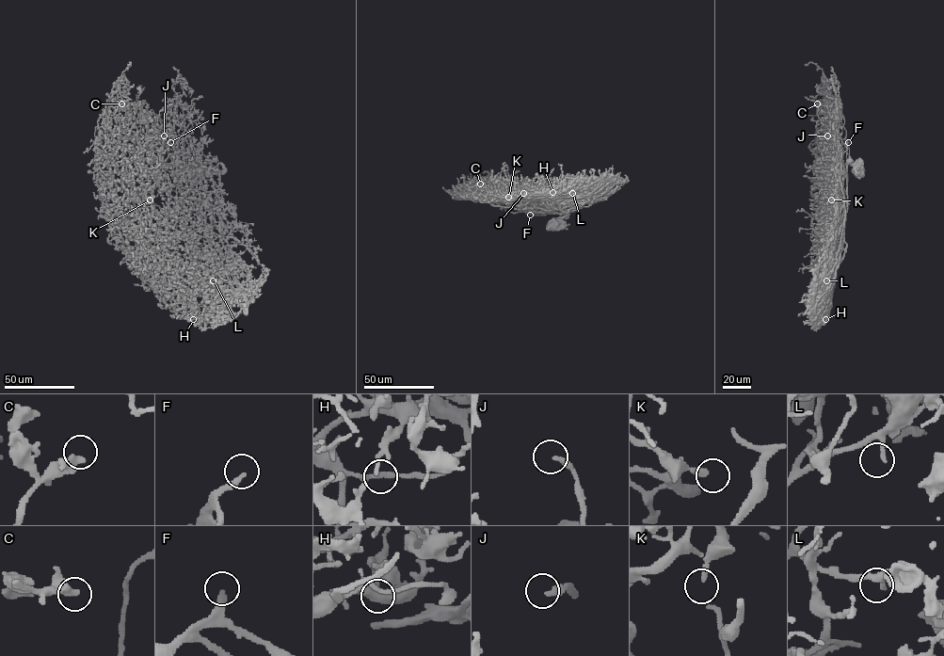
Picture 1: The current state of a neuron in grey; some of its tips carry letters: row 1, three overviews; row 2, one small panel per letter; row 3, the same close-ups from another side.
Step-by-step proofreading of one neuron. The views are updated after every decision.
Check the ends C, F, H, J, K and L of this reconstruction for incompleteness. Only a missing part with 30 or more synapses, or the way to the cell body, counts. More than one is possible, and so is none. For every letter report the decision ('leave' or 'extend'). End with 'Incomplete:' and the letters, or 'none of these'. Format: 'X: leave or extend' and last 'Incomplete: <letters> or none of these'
C: leave
F: extend
H: leave
J: extend
K: leave
L: leave
Incomplete: F, J

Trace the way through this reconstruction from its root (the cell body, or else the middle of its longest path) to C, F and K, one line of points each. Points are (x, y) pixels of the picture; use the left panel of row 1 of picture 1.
C: (199, 168), (205, 161), (193, 176), (163, 145), (152, 141), (145, 128), (129, 130), (114, 116), (121, 104)
F: (199, 168), (205, 161), (204, 166), (193, 176), (178, 165), (168, 152), (170, 142)
K: (199, 168), (205, 161), (199, 180), (184, 192), (167, 193), (155, 183), (150, 200)

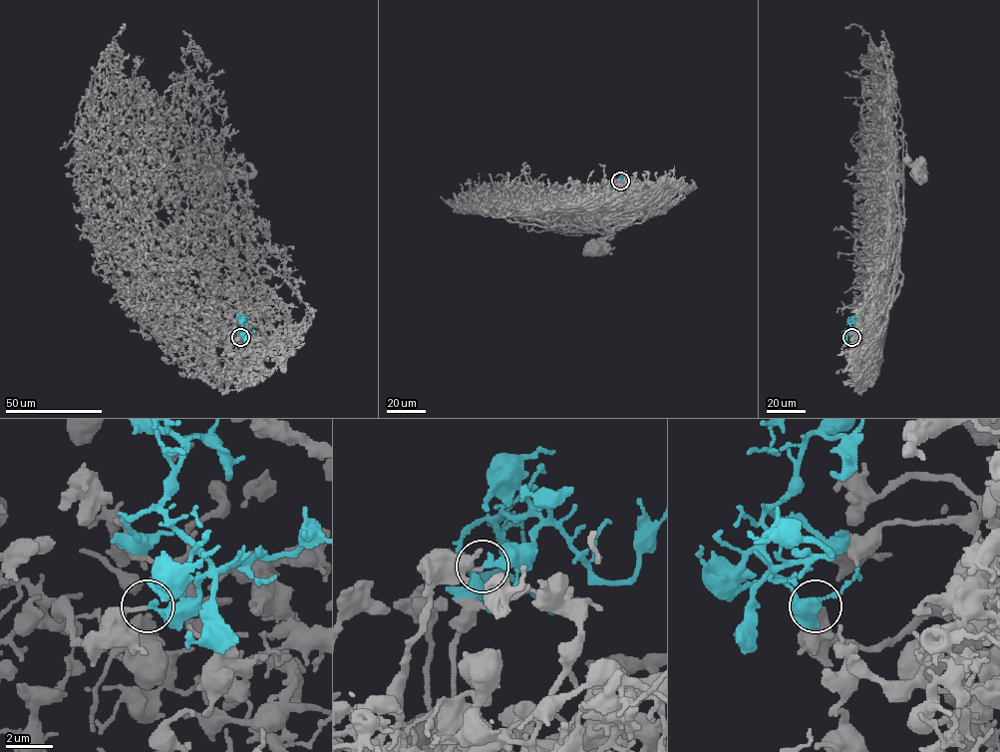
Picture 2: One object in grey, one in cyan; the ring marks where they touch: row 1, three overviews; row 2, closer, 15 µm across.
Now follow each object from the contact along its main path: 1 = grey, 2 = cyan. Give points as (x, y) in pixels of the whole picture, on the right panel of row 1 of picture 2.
1: (852, 336), (854, 340), (877, 332), (885, 322), (898, 261), (904, 207), (904, 161), (920, 169)
2: (851, 337), (847, 329), (858, 315), (849, 316)

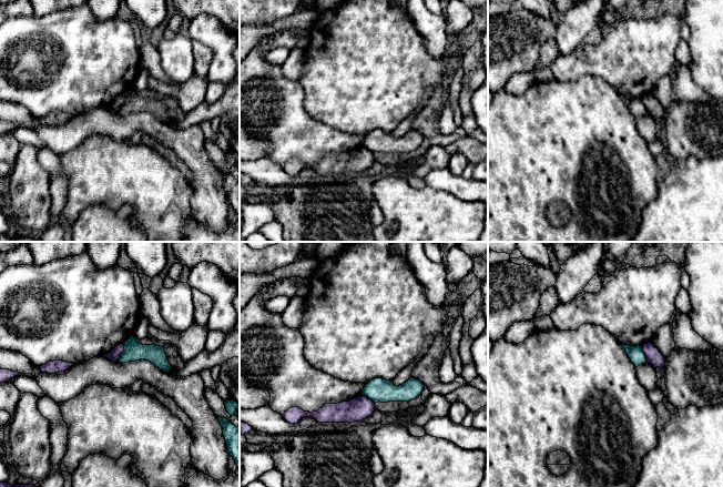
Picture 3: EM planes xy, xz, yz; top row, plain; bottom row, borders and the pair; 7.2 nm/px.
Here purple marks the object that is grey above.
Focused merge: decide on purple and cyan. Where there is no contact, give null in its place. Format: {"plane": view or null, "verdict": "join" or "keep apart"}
{"plane": "xy", "verdict": "keep apart"}

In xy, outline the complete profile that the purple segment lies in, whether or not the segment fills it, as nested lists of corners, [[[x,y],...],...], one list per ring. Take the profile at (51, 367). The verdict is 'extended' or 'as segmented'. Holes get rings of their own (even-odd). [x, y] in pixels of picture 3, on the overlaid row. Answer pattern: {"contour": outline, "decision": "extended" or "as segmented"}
{"contour": [[[53,361],[49,362],[42,366],[40,366],[40,371],[48,373],[48,374],[54,374],[58,372],[67,371],[69,367],[71,367],[74,363],[67,363],[62,361]]], "decision": "as segmented"}

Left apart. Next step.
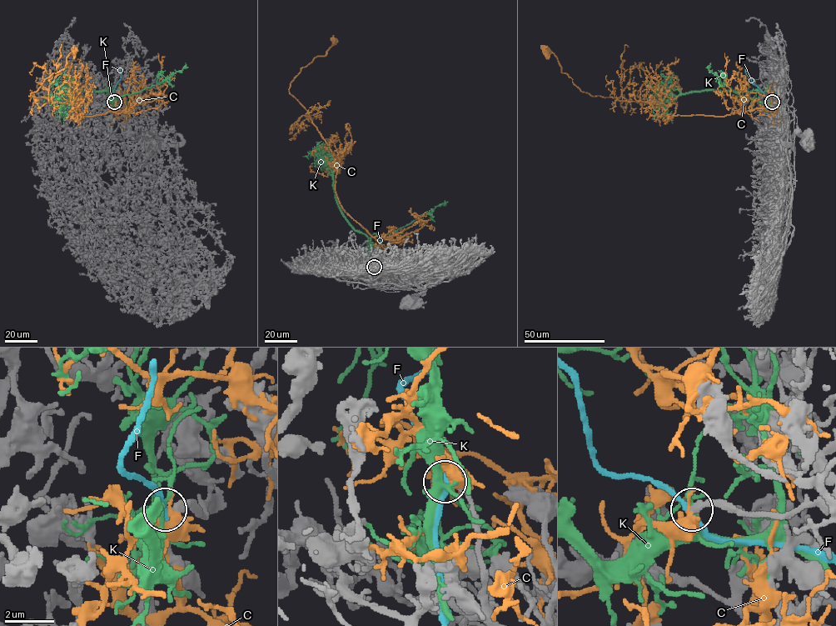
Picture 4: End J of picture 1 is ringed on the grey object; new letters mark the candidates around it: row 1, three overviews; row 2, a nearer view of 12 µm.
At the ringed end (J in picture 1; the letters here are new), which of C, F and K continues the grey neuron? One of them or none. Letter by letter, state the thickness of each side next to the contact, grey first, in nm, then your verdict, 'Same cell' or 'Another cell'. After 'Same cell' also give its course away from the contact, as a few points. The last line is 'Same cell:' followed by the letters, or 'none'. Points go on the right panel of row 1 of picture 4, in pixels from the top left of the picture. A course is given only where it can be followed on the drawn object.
C: Thickness 280 nm (grey) against 280 nm. Another cell
F: Thickness 260 nm (grey) against 200 nm. Another cell
K: Thickness 260 nm (grey) against 90 nm. Another cell
Same cell: none

